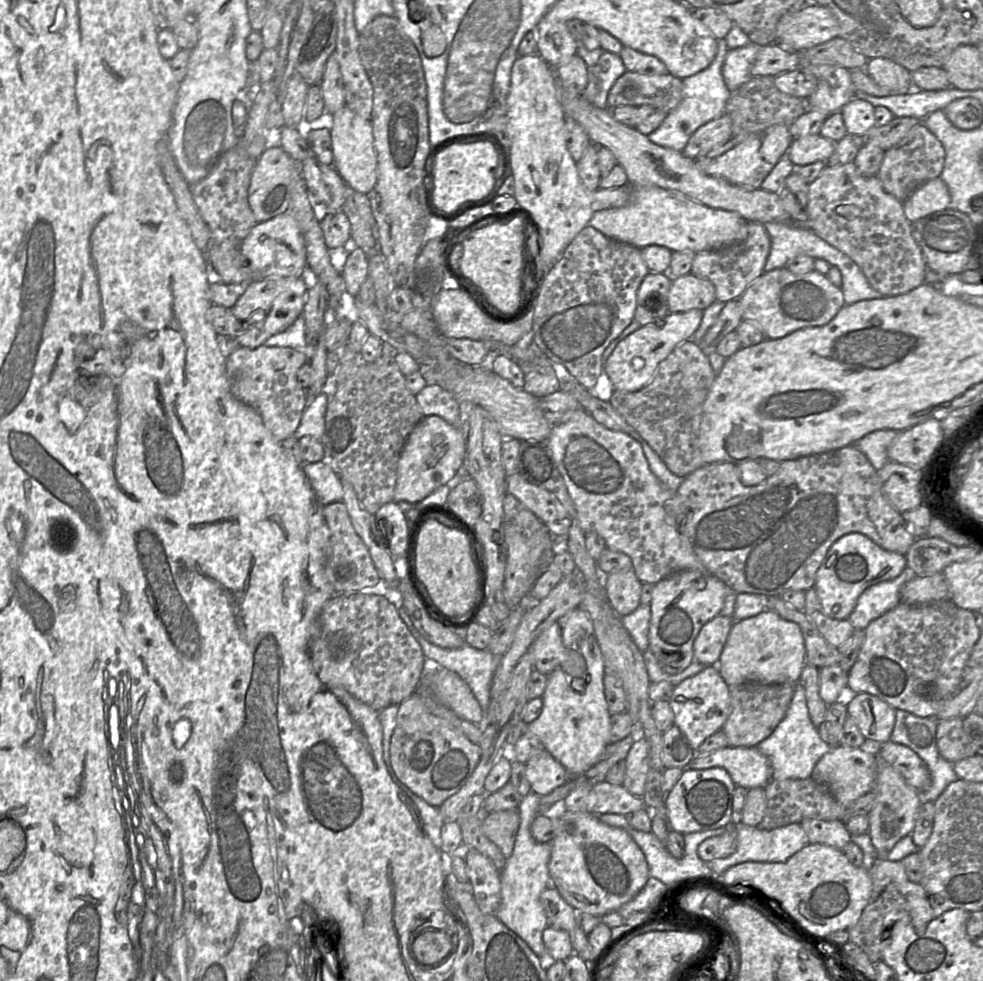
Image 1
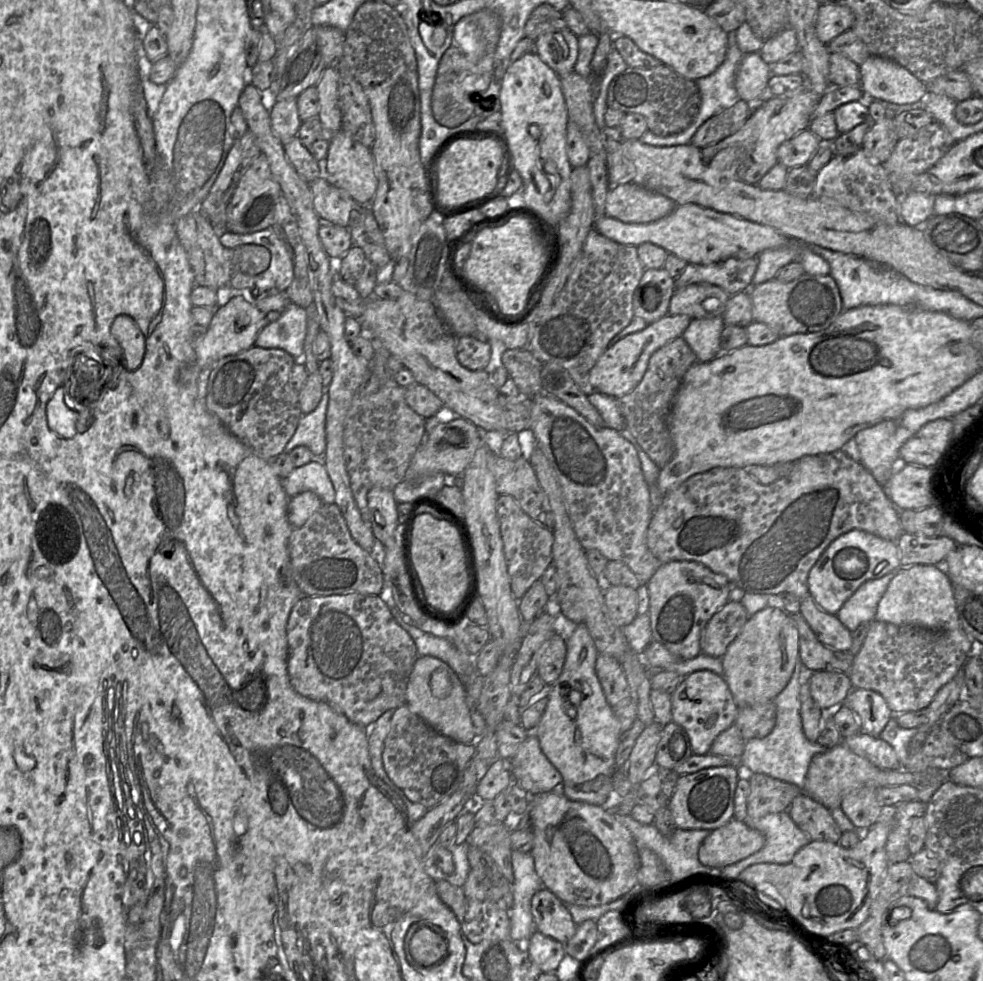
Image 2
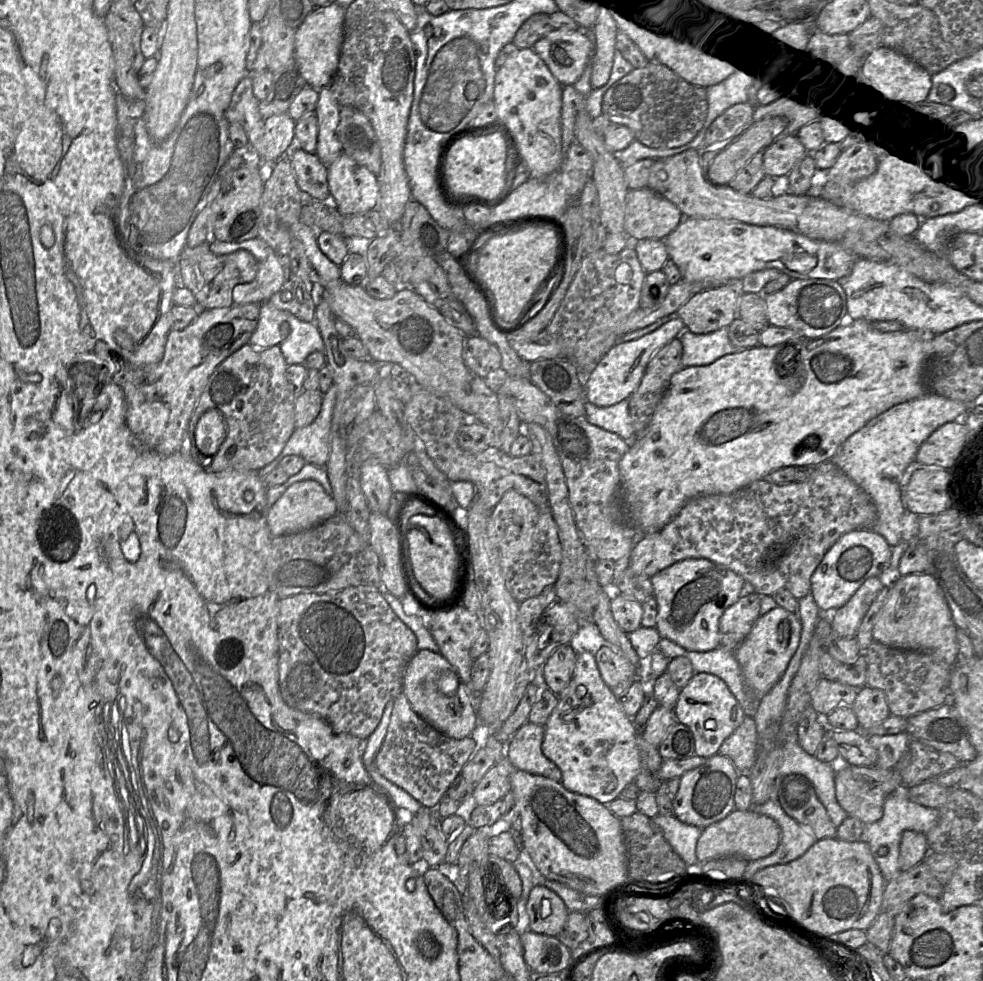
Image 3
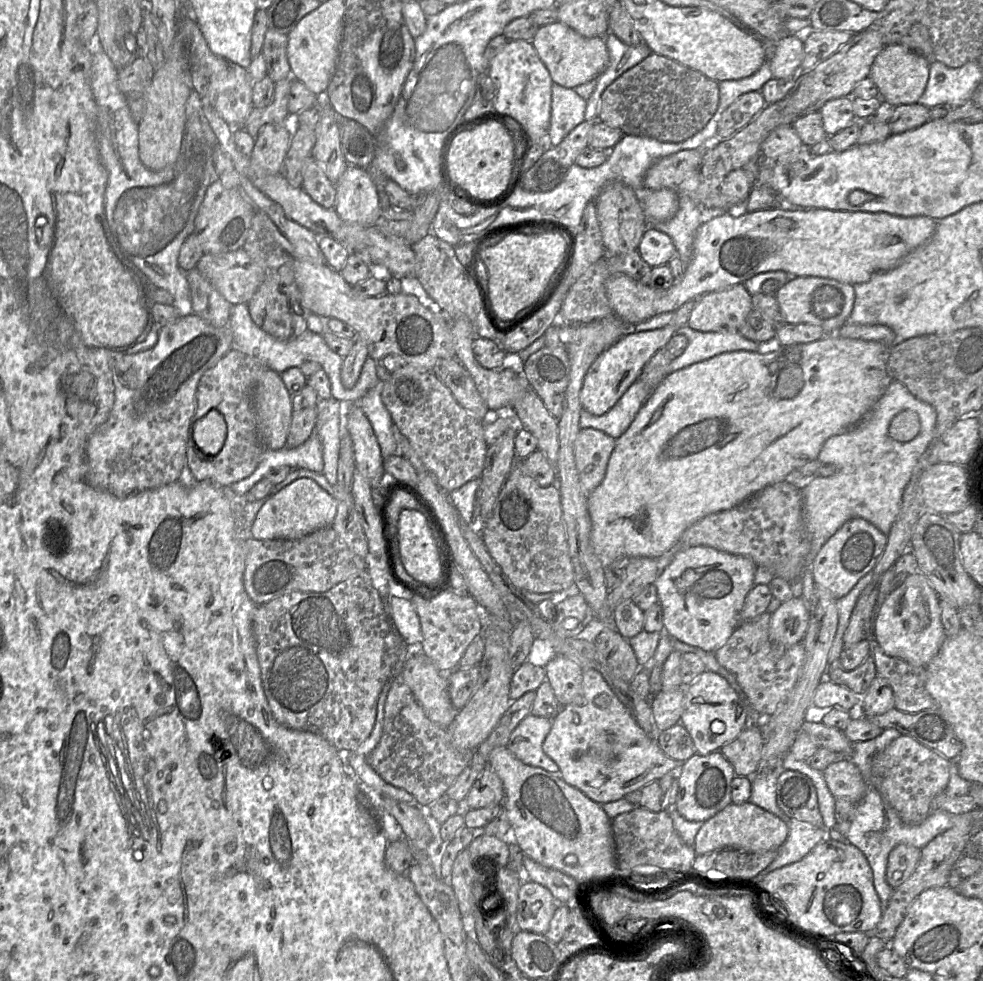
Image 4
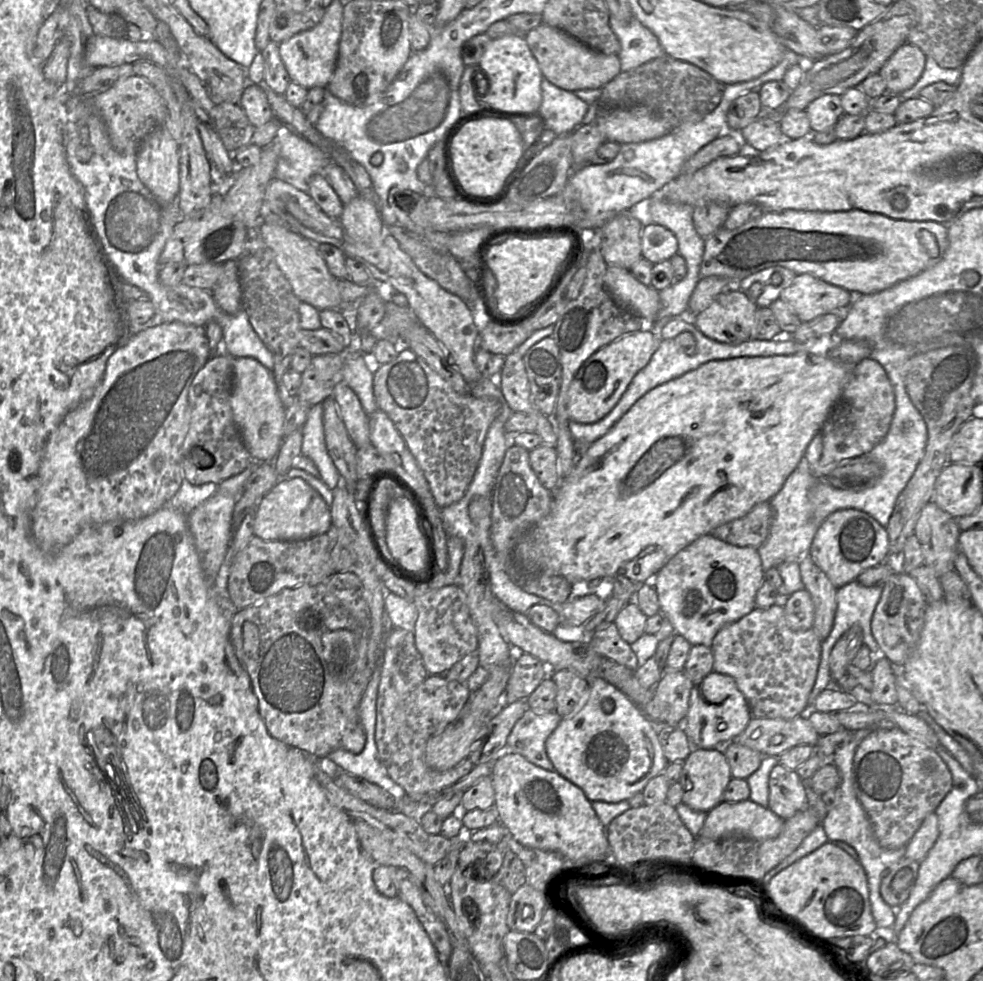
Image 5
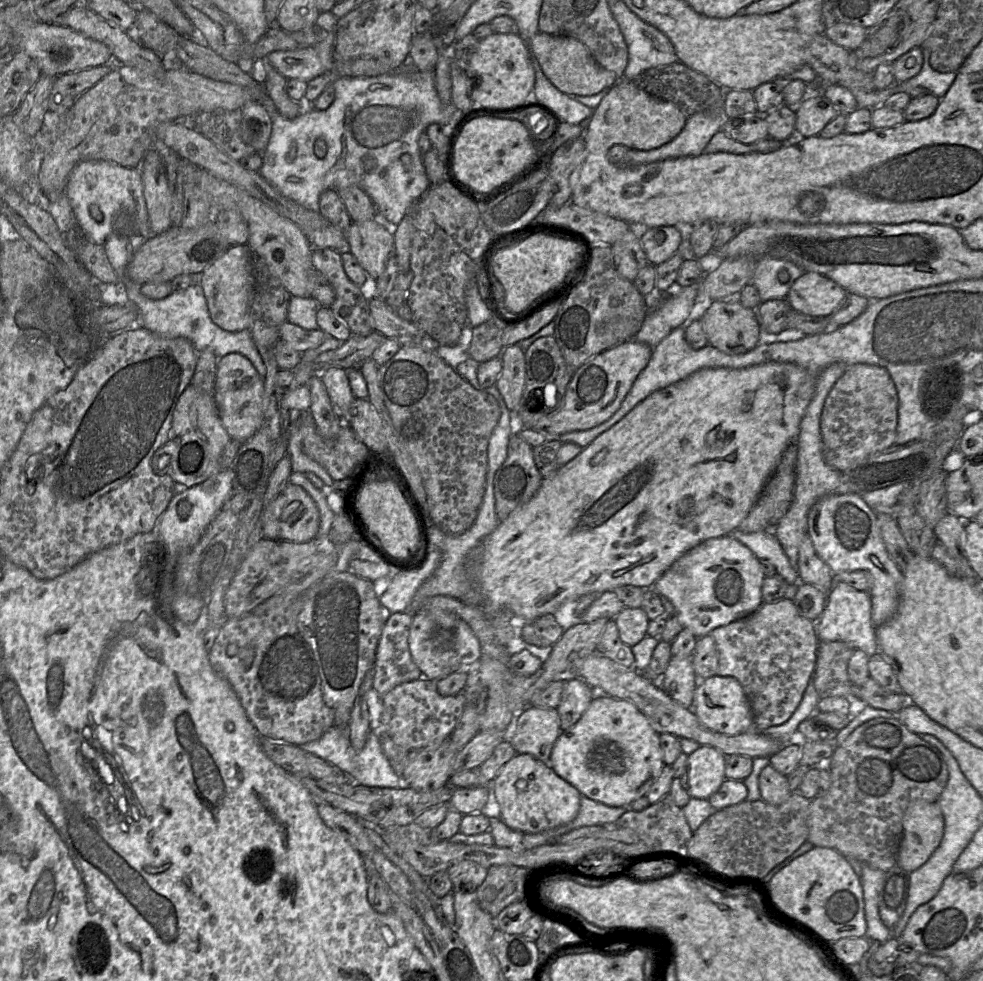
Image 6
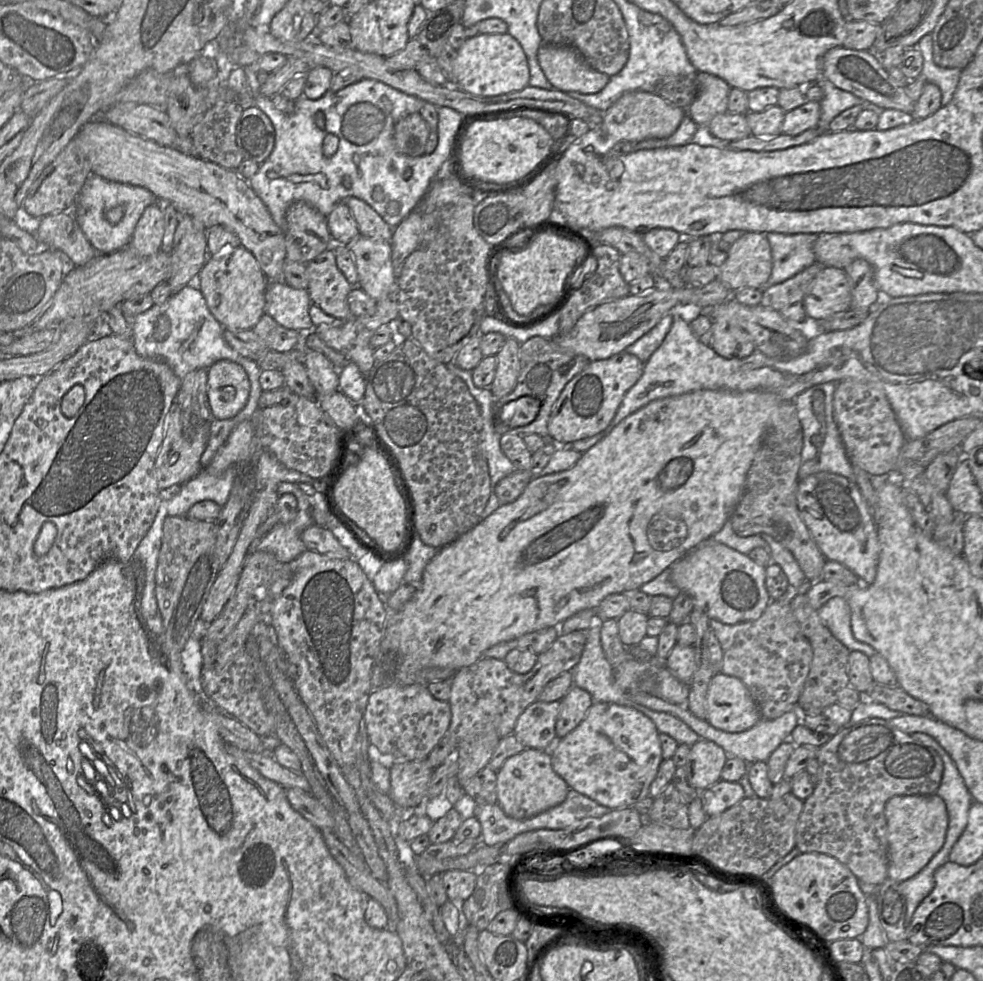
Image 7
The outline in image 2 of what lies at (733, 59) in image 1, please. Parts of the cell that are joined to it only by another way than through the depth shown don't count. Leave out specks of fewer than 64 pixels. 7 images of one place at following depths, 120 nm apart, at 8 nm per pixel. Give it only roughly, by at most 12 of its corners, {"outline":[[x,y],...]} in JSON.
{"outline":[[759,52],[743,55],[735,77],[741,100],[767,94],[770,67]]}

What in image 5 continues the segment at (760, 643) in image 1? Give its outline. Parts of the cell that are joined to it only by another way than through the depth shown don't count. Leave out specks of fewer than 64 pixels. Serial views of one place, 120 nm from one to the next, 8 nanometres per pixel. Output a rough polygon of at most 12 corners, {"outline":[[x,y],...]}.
{"outline":[[802,588],[784,606],[787,626],[812,628],[814,604]]}

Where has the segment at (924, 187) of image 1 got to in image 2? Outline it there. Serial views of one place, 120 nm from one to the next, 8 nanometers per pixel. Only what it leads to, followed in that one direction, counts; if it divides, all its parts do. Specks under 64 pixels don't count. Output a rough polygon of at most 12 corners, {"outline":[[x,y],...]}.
{"outline":[[909,191],[900,197],[900,221],[922,226],[935,196]]}

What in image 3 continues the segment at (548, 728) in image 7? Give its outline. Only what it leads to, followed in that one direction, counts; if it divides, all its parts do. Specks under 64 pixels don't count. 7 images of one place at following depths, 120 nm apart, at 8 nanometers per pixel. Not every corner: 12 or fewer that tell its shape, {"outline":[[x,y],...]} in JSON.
{"outline":[[526,722],[506,742],[517,770],[561,782],[542,752],[544,726]]}

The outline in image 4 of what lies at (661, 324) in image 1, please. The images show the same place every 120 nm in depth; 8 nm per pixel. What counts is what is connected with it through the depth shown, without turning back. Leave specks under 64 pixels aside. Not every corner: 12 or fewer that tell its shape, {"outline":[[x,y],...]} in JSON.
{"outline":[[685,302],[662,328],[628,333],[591,364],[582,409],[608,412],[685,326]]}

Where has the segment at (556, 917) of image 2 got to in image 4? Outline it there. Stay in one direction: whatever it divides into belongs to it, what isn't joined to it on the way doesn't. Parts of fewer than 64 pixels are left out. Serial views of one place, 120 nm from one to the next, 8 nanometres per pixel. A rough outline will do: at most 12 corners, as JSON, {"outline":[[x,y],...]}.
{"outline":[[523,881],[519,929],[544,935],[558,904],[546,887]]}

